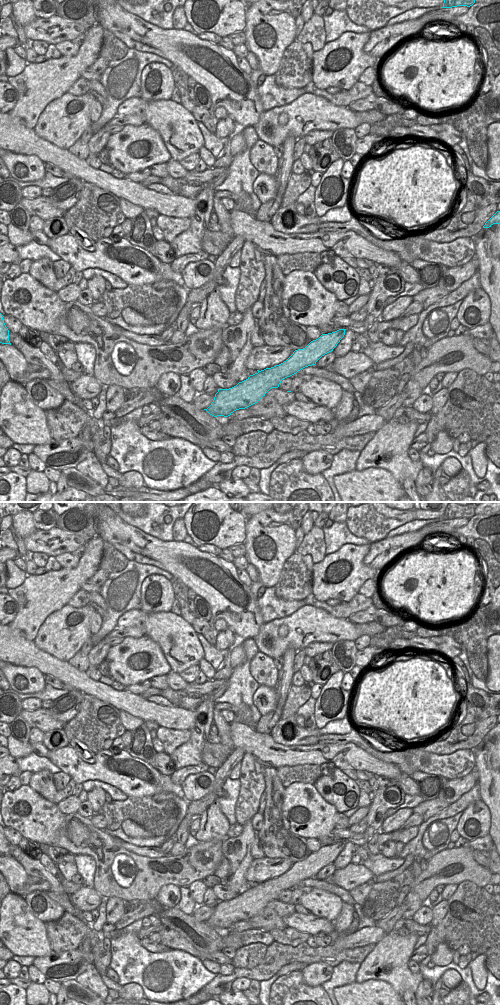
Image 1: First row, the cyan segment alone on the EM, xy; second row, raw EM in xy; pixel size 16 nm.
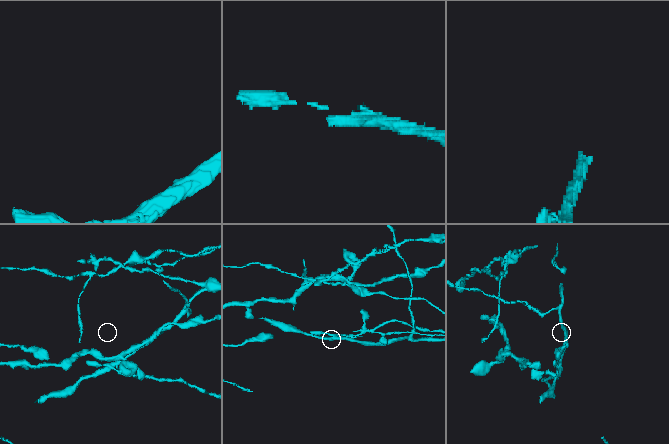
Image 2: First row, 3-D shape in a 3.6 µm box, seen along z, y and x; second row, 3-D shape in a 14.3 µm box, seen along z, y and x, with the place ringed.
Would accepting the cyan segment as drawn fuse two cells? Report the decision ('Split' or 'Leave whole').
Split

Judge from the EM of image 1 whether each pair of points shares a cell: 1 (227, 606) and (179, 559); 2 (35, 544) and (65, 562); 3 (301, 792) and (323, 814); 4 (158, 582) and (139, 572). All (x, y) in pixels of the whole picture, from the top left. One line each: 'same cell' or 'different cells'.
1: same cell
2: different cells
3: same cell
4: different cells

